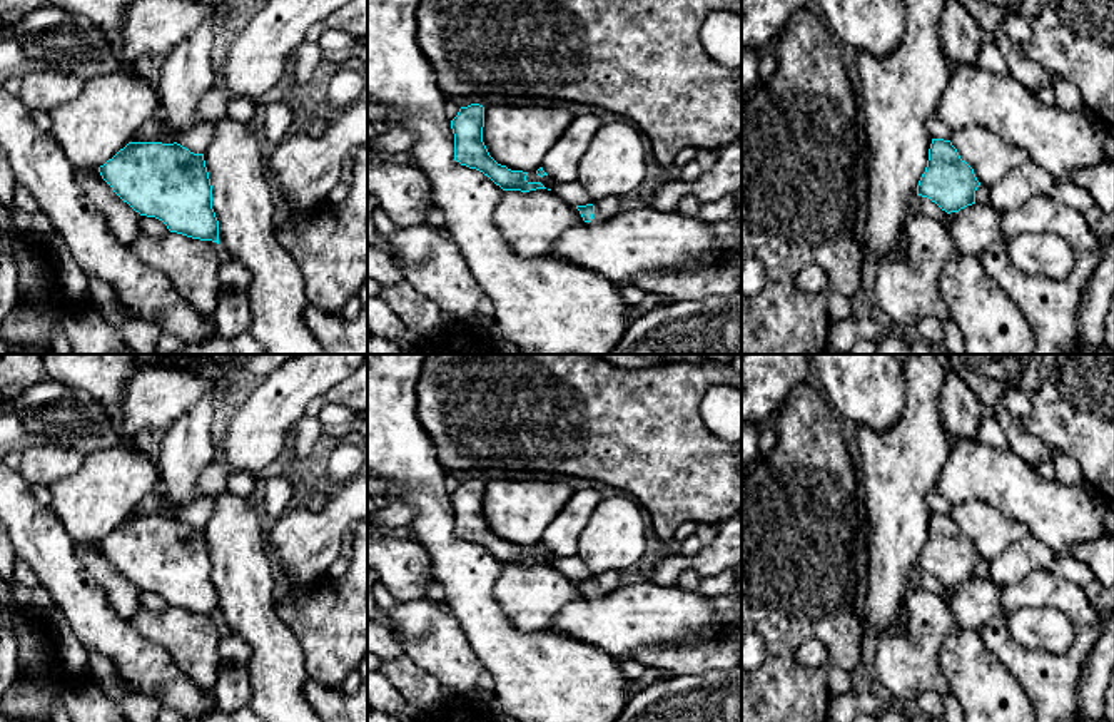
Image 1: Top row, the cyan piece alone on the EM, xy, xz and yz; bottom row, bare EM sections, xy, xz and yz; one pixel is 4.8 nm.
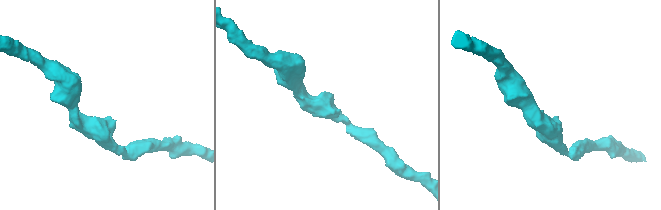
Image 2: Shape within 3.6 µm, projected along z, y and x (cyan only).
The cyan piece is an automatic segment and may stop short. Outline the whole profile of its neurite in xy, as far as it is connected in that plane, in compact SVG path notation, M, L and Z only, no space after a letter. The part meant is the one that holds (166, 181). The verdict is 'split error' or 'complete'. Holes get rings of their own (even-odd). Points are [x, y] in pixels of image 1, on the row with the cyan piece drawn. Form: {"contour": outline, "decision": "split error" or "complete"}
{"contour": "M129 142L99 172L140 216L162 221L170 232L219 244L204 154L177 142Z", "decision": "complete"}

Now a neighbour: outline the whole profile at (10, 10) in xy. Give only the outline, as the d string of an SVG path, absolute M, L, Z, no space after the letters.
M0 0L0 20L3 25L13 23L45 3L45 0Z

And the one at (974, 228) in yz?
M977 202L947 216L945 229L964 256L980 256L987 247L1004 241L1010 264L1024 274L1064 279L1072 272L1074 247L1057 234L1027 232L1005 239L1000 216L990 206Z

